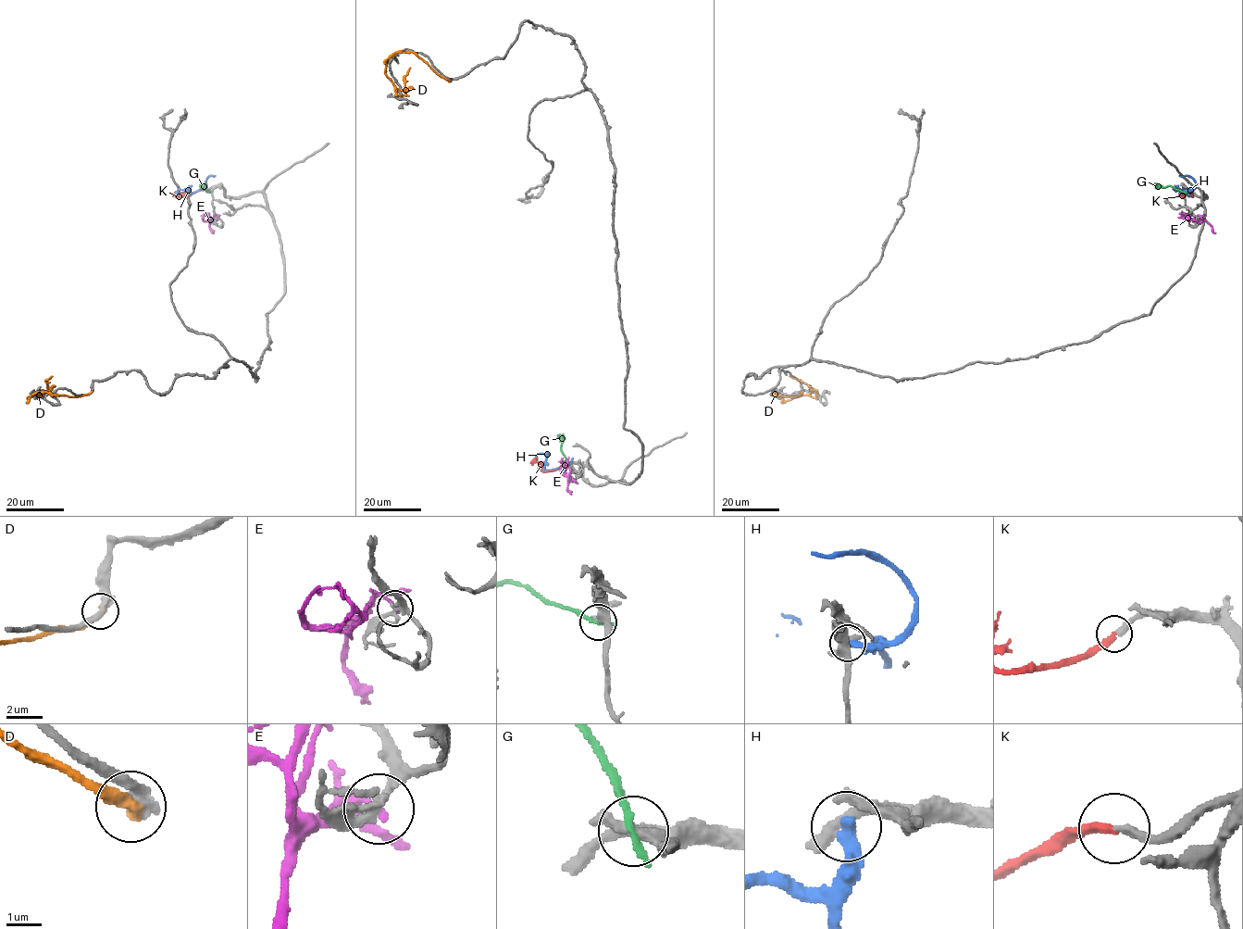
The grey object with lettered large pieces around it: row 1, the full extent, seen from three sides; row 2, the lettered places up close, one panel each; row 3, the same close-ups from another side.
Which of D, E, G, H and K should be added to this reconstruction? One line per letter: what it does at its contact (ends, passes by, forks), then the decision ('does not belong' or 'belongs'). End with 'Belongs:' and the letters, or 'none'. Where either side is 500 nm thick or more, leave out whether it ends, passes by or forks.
D: it ends; does not belong
E: it ends; does not belong
G: it ends; does not belong
H: it ends; does not belong
K: it ends; belongs
Belongs: K

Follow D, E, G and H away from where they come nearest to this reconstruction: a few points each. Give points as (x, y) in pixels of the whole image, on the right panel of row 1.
D: (802, 392), (794, 396), (773, 394), (776, 394), (785, 401), (802, 395), (815, 397), (815, 390), (789, 376)
E: (1201, 218), (1199, 222), (1186, 214), (1183, 219)
G: (1183, 193), (1169, 185), (1157, 187), (1156, 183)
H: (1185, 190), (1189, 189), (1190, 194), (1174, 189), (1179, 188), (1183, 195)

